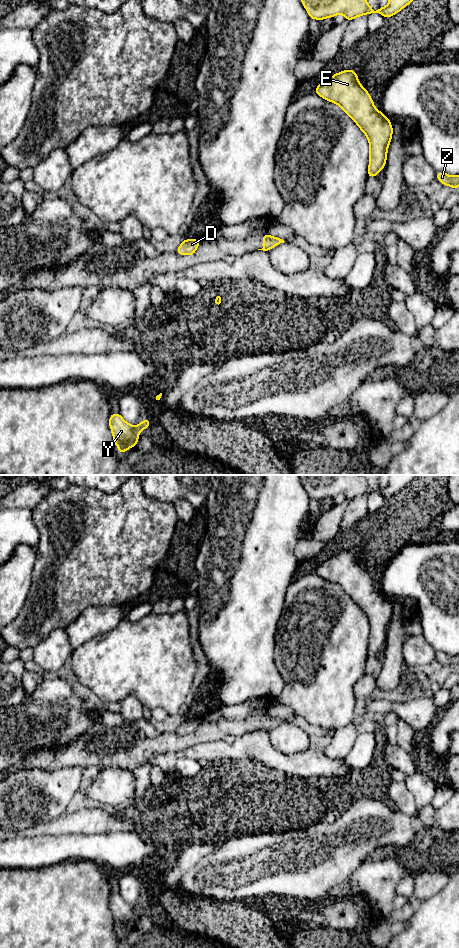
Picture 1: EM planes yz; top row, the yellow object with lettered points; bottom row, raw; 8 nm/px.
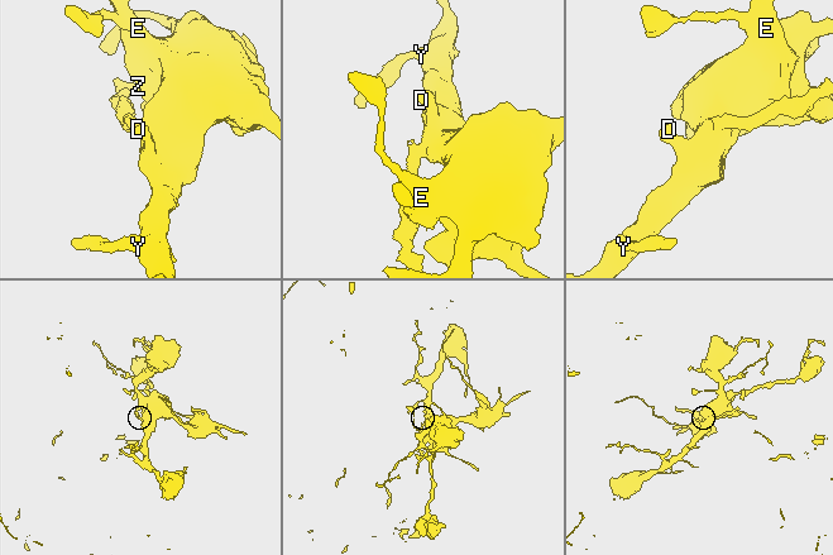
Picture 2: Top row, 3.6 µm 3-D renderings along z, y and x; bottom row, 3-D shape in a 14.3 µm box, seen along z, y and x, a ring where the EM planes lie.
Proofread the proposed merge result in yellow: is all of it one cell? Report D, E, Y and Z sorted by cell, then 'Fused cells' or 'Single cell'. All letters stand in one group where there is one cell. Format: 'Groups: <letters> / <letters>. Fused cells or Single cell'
Groups: D E Y / Z. Fused cells

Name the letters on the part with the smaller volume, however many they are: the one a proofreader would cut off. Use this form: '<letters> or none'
Z

